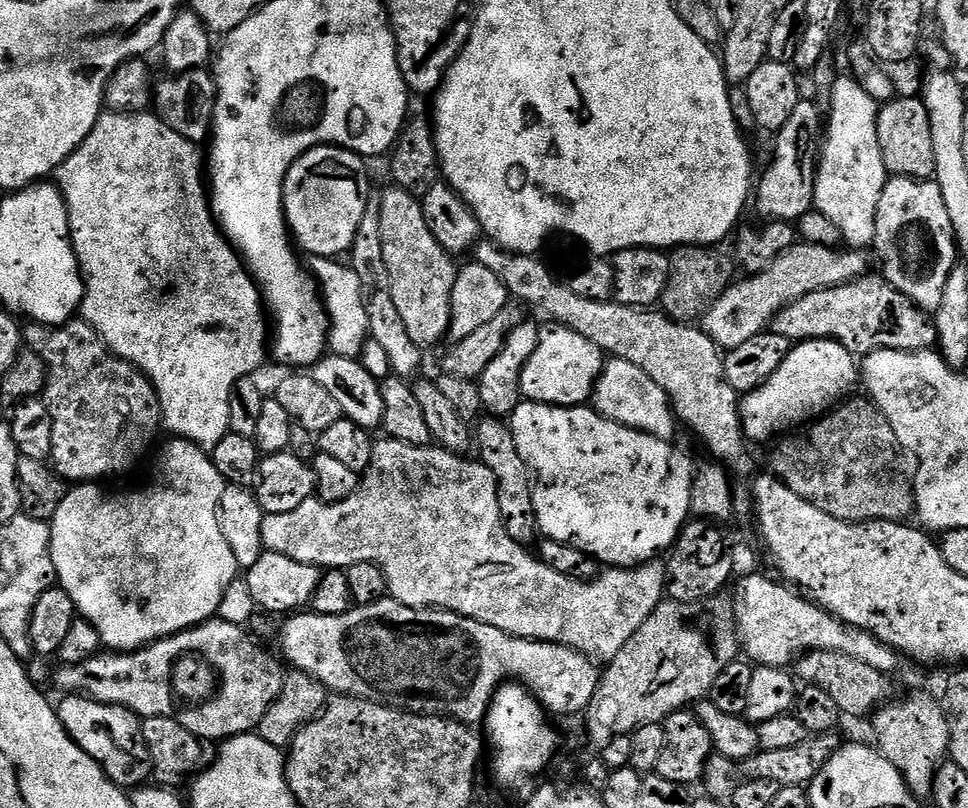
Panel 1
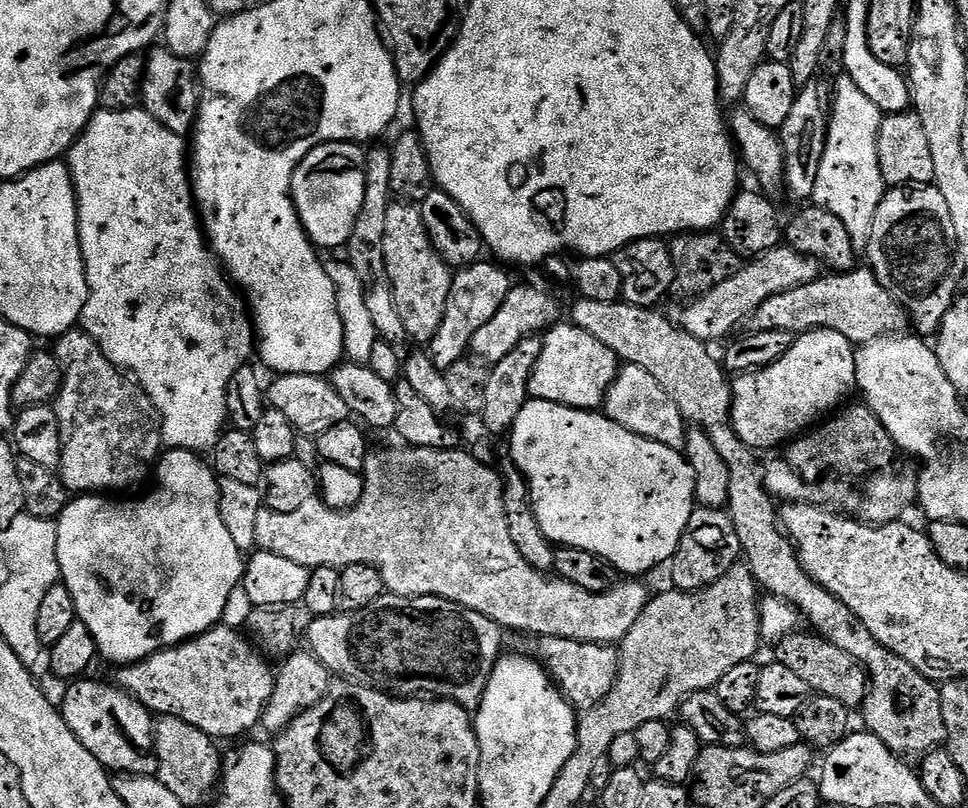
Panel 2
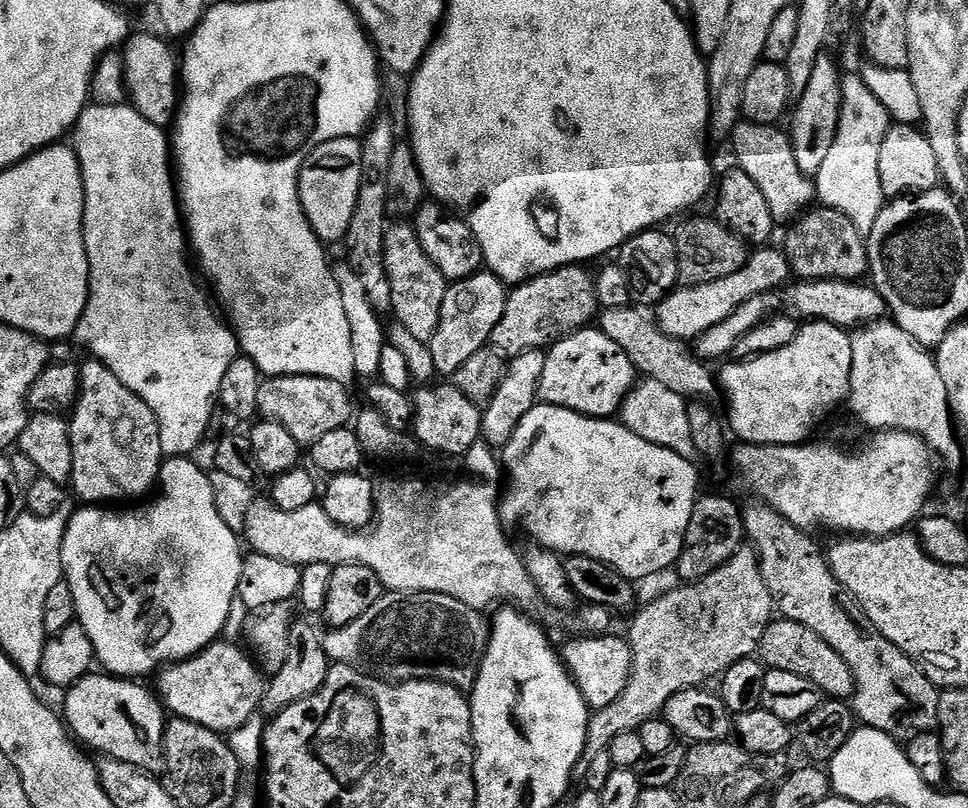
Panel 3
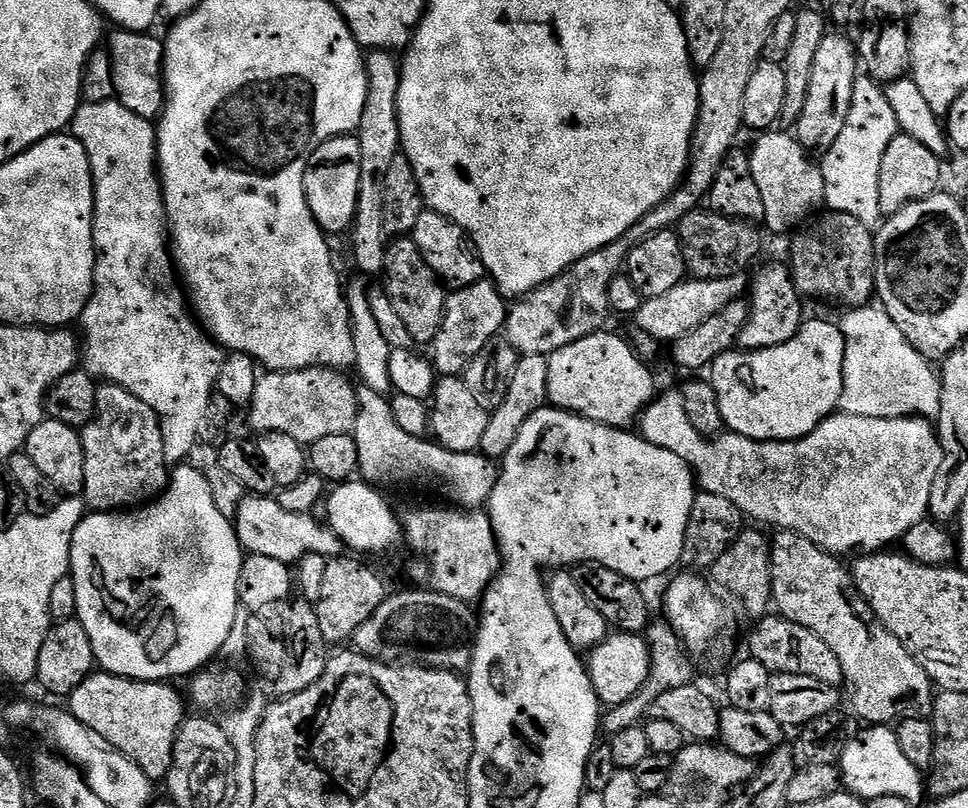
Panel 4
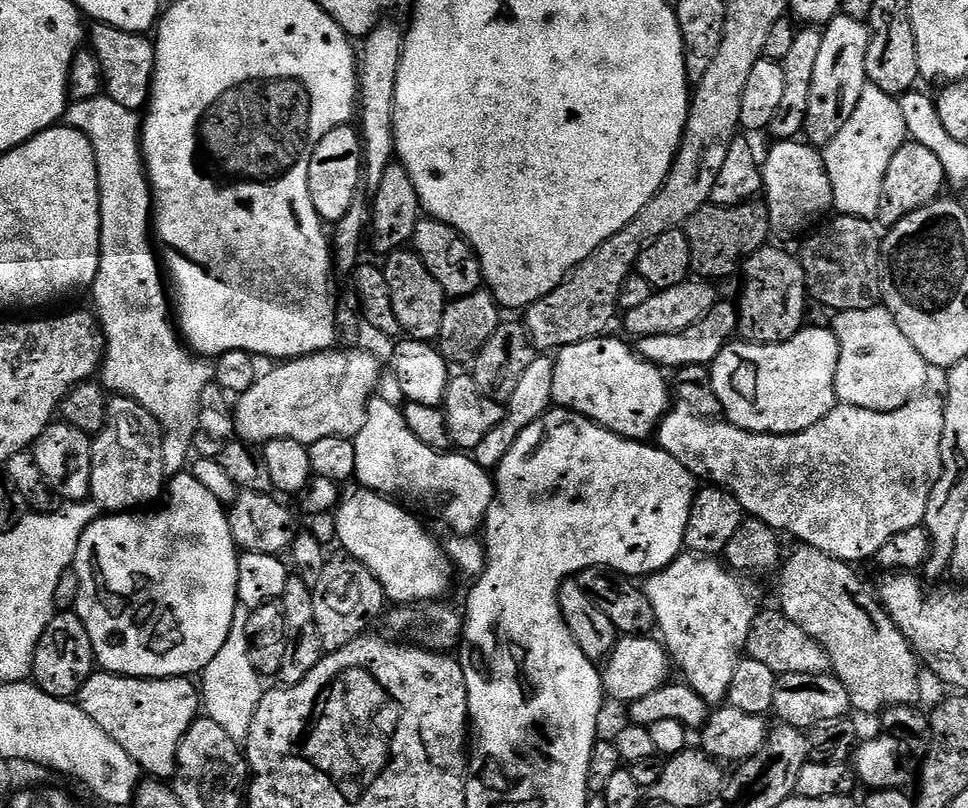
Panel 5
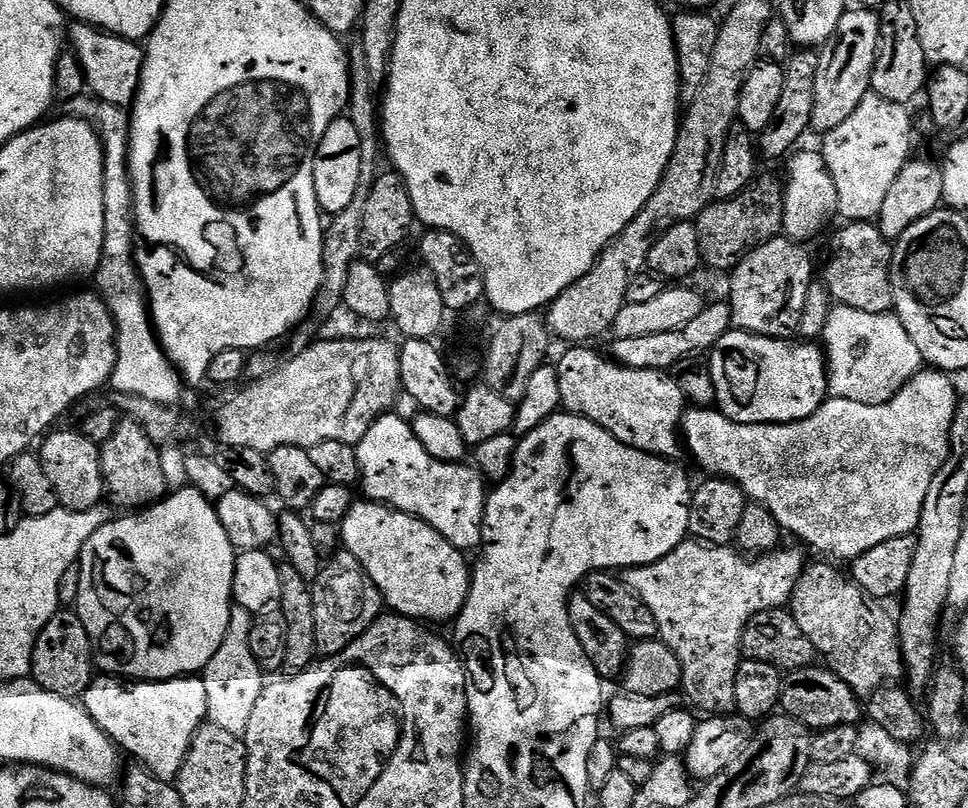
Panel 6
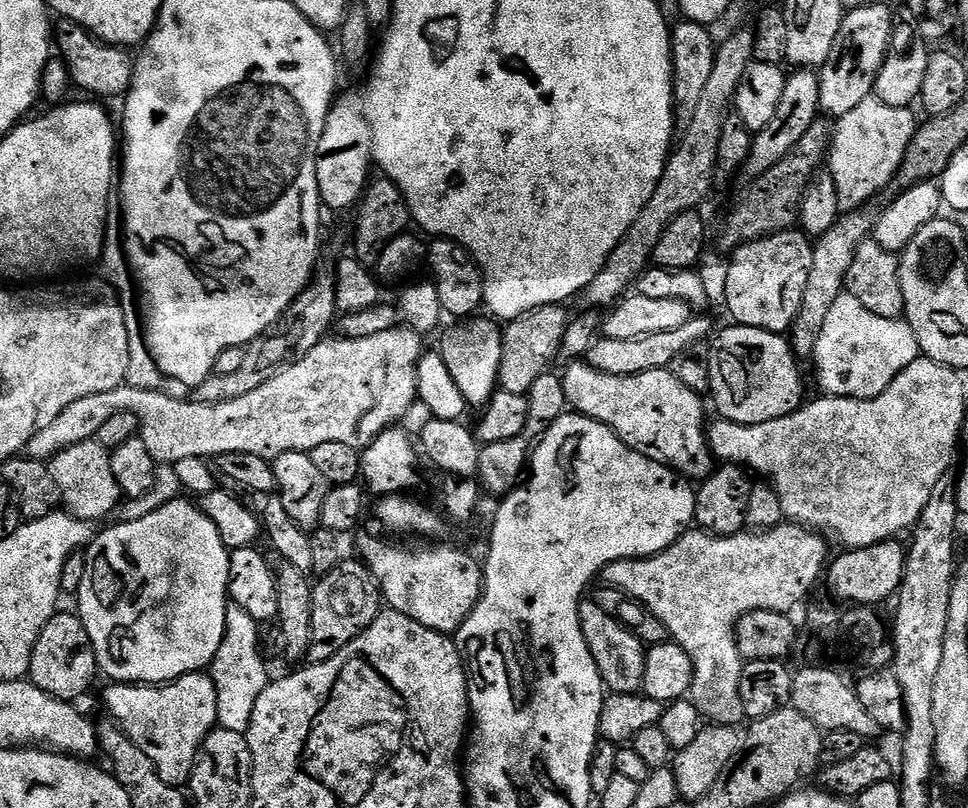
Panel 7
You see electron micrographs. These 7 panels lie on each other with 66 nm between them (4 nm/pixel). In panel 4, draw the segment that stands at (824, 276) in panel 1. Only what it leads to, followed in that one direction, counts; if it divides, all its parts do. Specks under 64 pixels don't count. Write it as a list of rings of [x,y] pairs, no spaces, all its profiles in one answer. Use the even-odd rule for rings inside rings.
[[[744,274],[713,280],[686,278],[678,286],[674,286],[674,290],[666,290],[666,294],[647,297],[636,312],[635,327],[639,331],[650,334],[657,342],[664,342],[664,340],[674,342],[682,338],[682,334],[690,334],[694,326],[702,326],[706,318],[714,318],[714,314],[726,310],[730,302],[741,299],[749,284],[749,277]]]

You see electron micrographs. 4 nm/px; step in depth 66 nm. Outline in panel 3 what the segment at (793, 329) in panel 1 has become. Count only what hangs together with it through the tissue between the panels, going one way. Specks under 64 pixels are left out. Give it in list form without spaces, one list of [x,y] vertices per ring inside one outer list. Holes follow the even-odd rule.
[[[800,280],[792,282],[783,289],[782,295],[779,291],[768,292],[765,296],[750,298],[750,302],[744,302],[730,318],[718,322],[718,326],[710,326],[706,334],[702,334],[694,342],[694,351],[698,359],[705,362],[712,360],[723,361],[731,357],[736,351],[738,342],[750,334],[758,325],[769,319],[770,314],[776,314],[783,309],[787,315],[800,322],[811,322],[814,320],[825,320],[845,330],[855,330],[869,322],[880,322],[885,319],[886,309],[882,294],[873,288],[871,283],[857,282],[854,280]]]

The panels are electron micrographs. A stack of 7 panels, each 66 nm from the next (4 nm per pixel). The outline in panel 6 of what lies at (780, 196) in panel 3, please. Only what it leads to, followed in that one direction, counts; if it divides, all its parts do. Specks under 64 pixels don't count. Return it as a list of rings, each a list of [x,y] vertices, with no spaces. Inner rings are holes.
[[[797,151],[787,159],[784,177],[783,233],[787,239],[808,244],[834,217],[837,217],[838,190],[830,177],[823,153],[819,151]]]

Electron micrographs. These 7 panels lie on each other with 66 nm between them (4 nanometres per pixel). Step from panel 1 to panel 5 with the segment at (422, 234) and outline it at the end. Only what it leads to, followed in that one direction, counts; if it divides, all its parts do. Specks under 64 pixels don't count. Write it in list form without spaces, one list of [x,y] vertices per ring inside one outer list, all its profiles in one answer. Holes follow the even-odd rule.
[[[401,250],[391,252],[383,261],[382,269],[390,286],[390,302],[394,306],[394,315],[398,317],[401,333],[409,340],[435,341],[442,330],[446,297],[434,274],[426,270],[426,262],[422,262],[414,251]]]

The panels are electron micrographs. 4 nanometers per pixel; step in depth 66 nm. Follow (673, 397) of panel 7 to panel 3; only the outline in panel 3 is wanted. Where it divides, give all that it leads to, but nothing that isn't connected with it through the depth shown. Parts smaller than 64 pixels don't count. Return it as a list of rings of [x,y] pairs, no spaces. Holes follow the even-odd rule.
[[[599,327],[580,328],[562,338],[546,352],[546,366],[542,366],[540,400],[583,416],[612,418],[619,413],[624,397],[637,383],[636,367],[630,362],[626,350],[618,346]]]

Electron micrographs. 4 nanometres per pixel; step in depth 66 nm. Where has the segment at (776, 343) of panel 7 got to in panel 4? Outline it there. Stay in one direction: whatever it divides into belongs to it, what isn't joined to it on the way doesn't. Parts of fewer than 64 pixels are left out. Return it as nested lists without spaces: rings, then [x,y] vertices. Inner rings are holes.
[[[812,318],[805,319],[798,334],[794,334],[790,342],[782,342],[782,346],[723,352],[710,365],[710,382],[718,394],[725,429],[751,440],[801,440],[839,409],[844,389],[845,354],[839,323]]]

